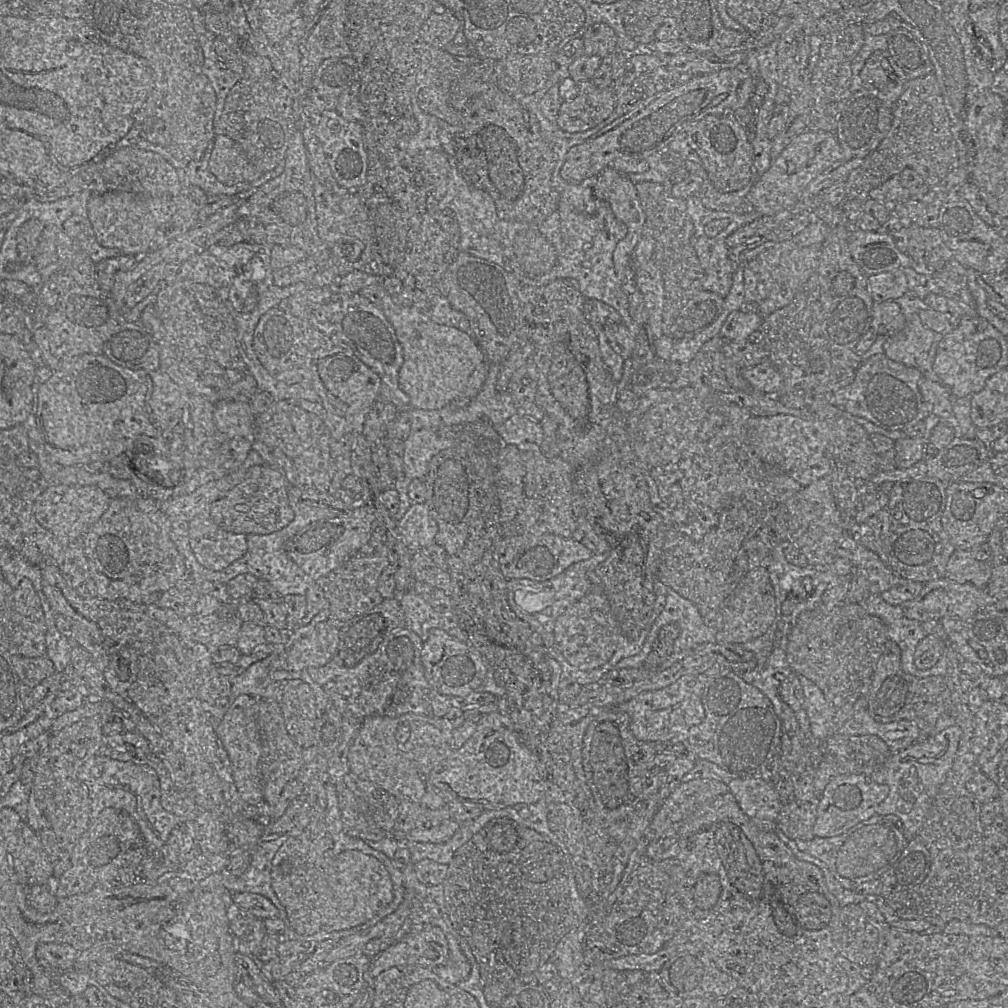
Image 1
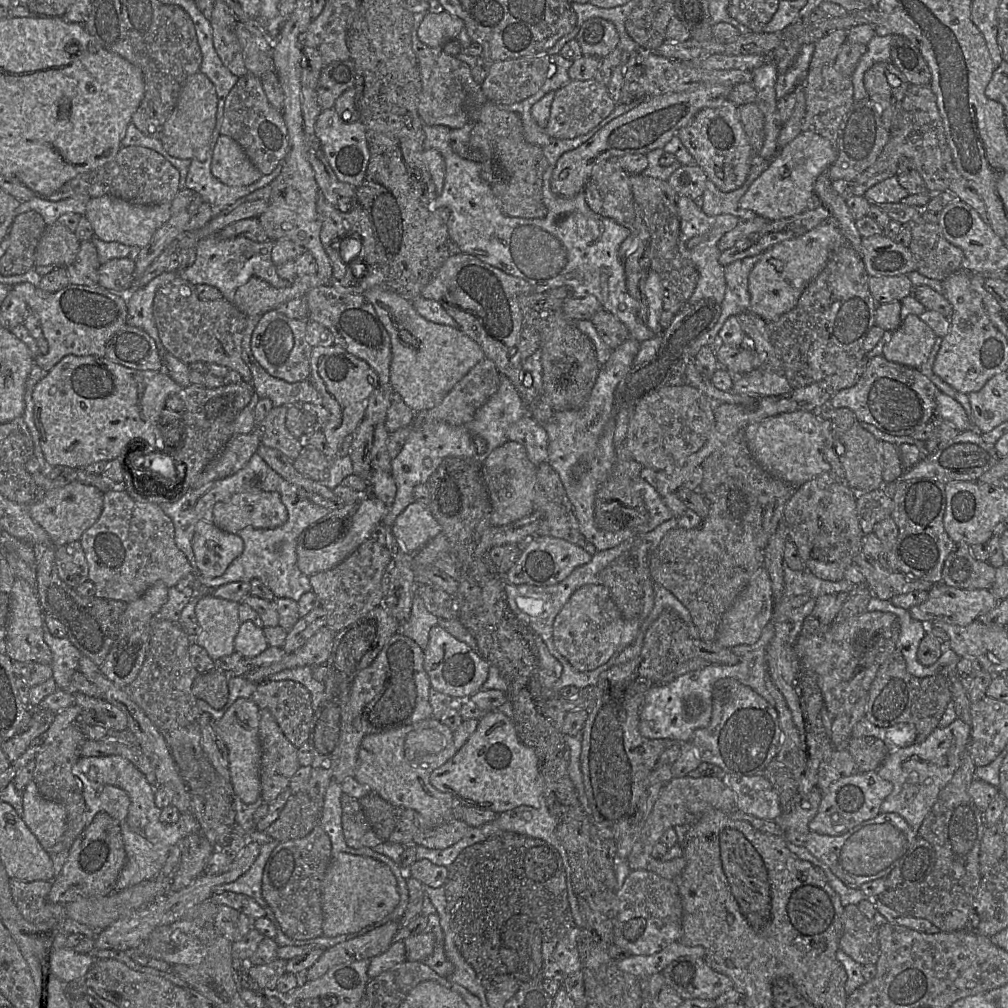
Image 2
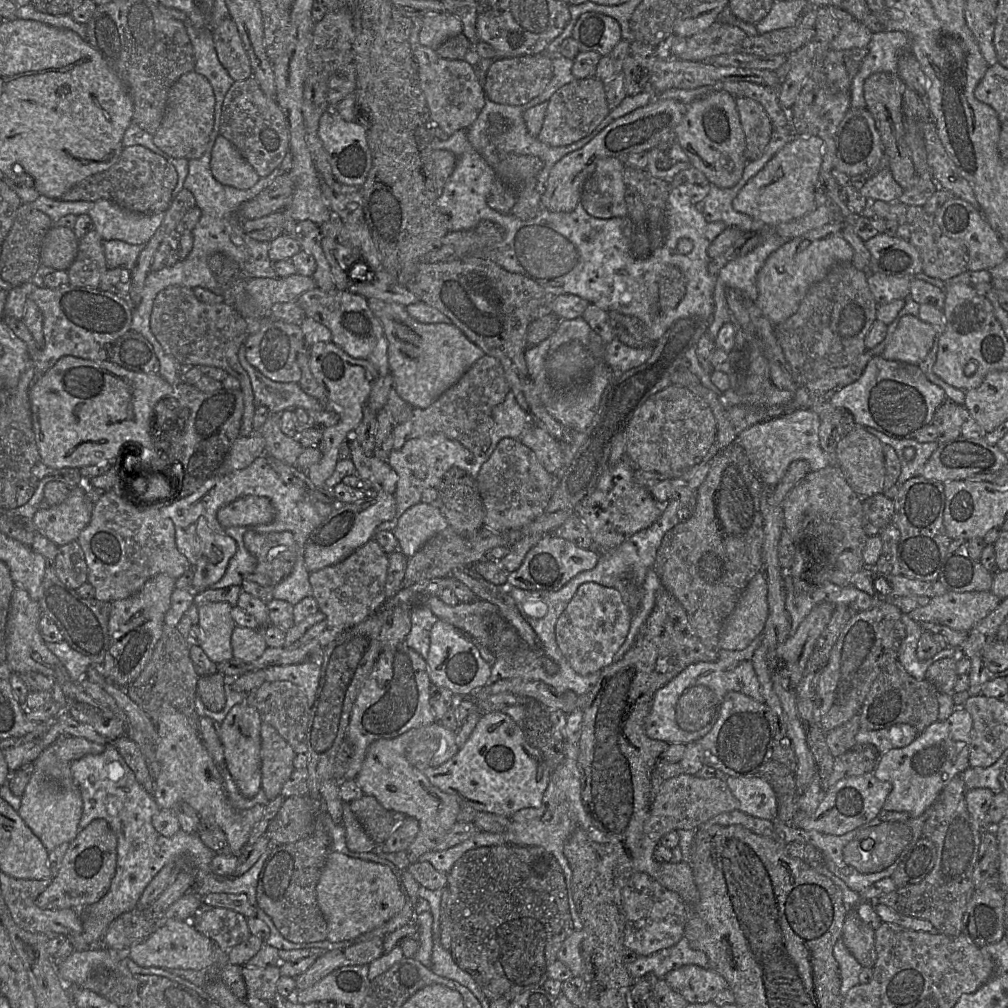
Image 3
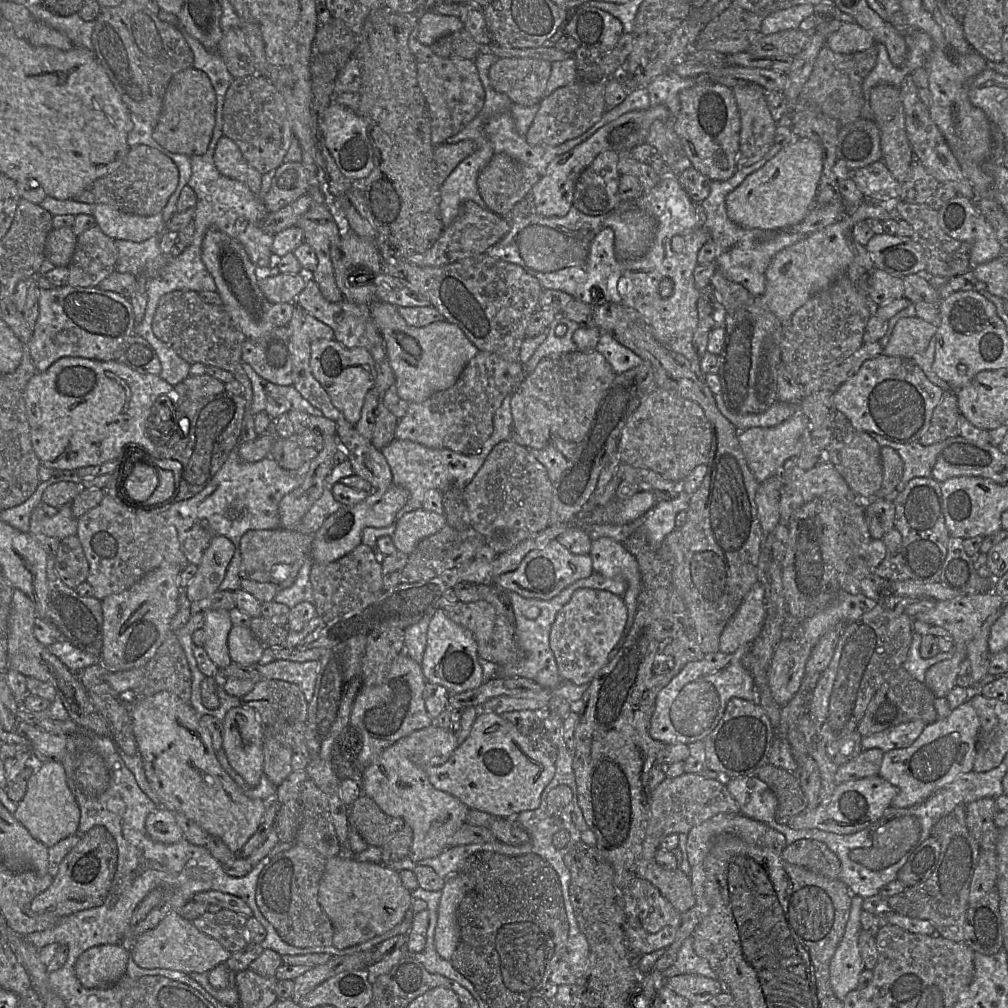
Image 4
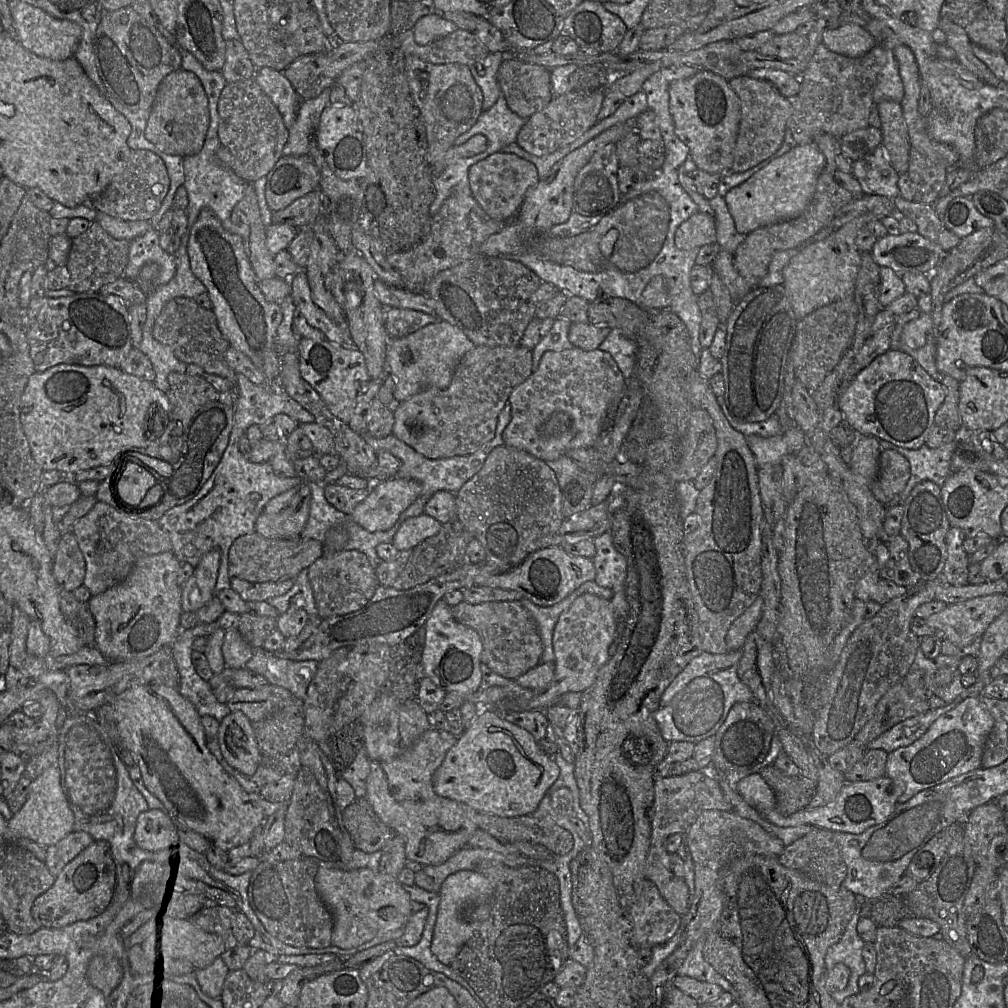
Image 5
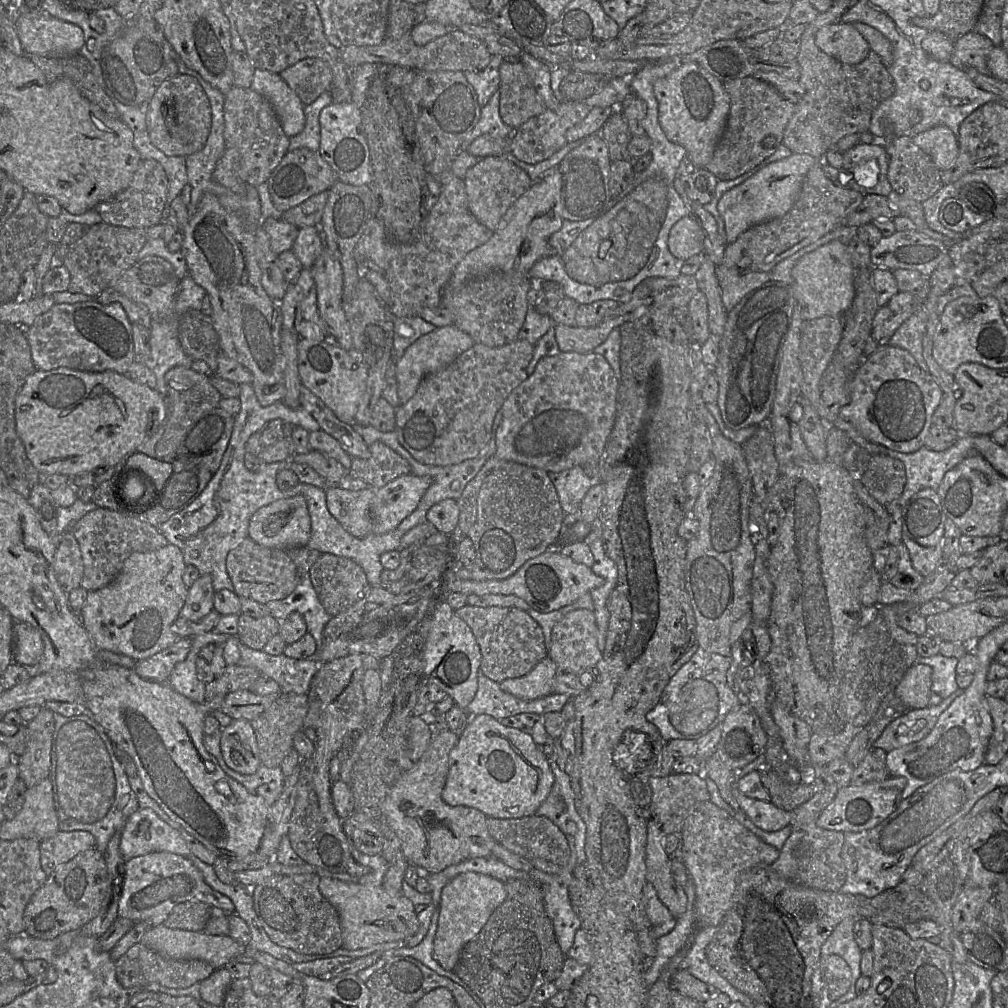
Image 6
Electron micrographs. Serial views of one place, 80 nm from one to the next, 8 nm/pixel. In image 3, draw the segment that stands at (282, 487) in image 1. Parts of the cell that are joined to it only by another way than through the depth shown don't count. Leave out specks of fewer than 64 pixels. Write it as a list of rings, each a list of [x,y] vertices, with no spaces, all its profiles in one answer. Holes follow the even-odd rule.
[[[248,495],[221,507],[216,516],[223,528],[263,525],[273,521],[275,509],[267,497]]]

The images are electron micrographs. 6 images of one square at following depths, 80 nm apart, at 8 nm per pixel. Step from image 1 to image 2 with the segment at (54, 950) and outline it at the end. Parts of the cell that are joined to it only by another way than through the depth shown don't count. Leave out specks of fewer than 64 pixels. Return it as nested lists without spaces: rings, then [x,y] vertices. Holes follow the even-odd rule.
[[[62,948],[56,952],[51,949],[51,968],[55,975],[64,984],[68,984],[74,980],[83,977],[89,969],[95,964],[96,958],[90,954],[79,954],[72,949]]]

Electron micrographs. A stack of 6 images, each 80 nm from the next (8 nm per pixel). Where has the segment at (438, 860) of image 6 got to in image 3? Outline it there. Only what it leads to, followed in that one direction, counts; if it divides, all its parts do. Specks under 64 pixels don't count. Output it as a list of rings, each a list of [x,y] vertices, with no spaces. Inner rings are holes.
[[[439,721],[413,728],[391,739],[375,740],[368,747],[357,781],[364,795],[371,795],[387,810],[414,817],[419,822],[419,832],[409,846],[407,855],[410,864],[429,851],[434,851],[444,835],[458,821],[462,804],[452,794],[434,786],[424,771],[438,767],[452,758],[458,751],[456,733]]]

